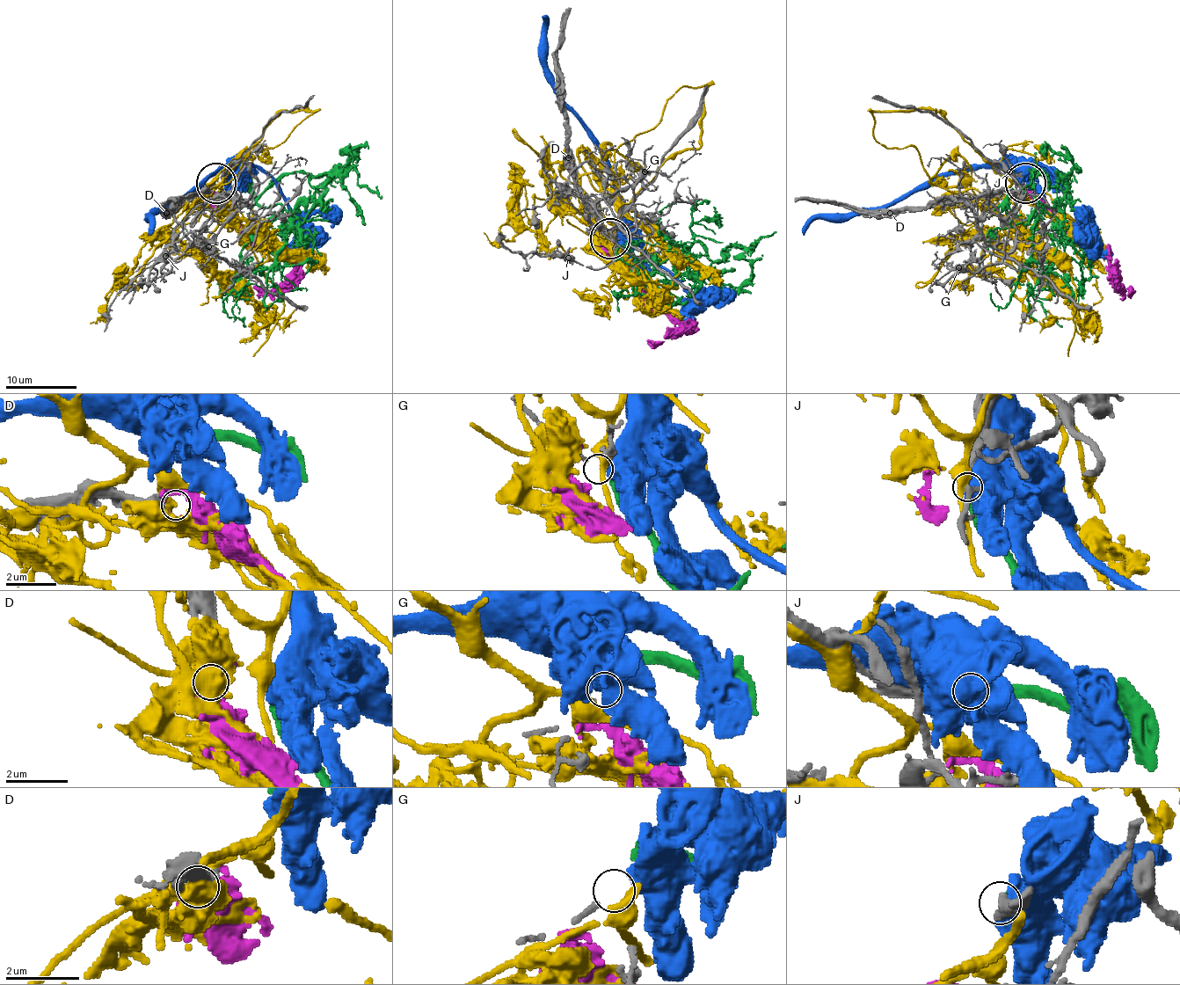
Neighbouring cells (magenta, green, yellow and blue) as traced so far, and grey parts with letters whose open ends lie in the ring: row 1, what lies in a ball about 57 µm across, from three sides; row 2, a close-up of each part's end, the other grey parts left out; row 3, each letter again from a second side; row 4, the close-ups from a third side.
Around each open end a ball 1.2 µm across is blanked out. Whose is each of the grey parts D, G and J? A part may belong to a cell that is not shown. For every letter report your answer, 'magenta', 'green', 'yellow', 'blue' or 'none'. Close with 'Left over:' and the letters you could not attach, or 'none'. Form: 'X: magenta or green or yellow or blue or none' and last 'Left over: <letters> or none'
D: magenta
G: none
J: green
Left over: G

